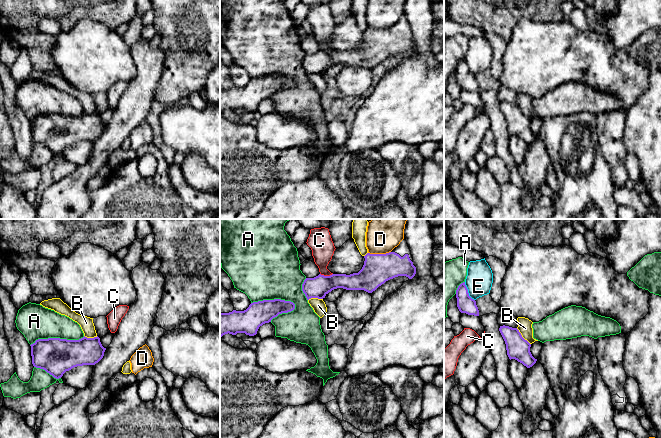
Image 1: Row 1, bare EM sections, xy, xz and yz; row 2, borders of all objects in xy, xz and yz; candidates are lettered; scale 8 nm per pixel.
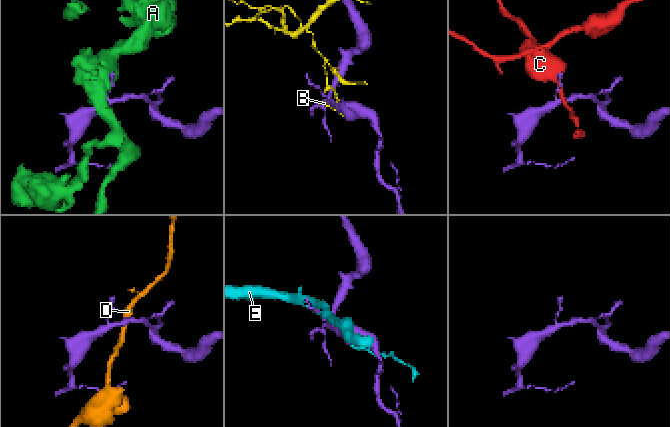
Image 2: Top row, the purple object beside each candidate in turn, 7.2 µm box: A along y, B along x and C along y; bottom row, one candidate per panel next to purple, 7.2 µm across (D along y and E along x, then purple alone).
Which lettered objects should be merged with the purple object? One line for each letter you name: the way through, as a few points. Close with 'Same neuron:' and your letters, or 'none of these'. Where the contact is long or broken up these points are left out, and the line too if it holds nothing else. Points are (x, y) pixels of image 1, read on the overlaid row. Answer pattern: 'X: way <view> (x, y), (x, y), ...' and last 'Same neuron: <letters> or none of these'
Same neuron: none of these

